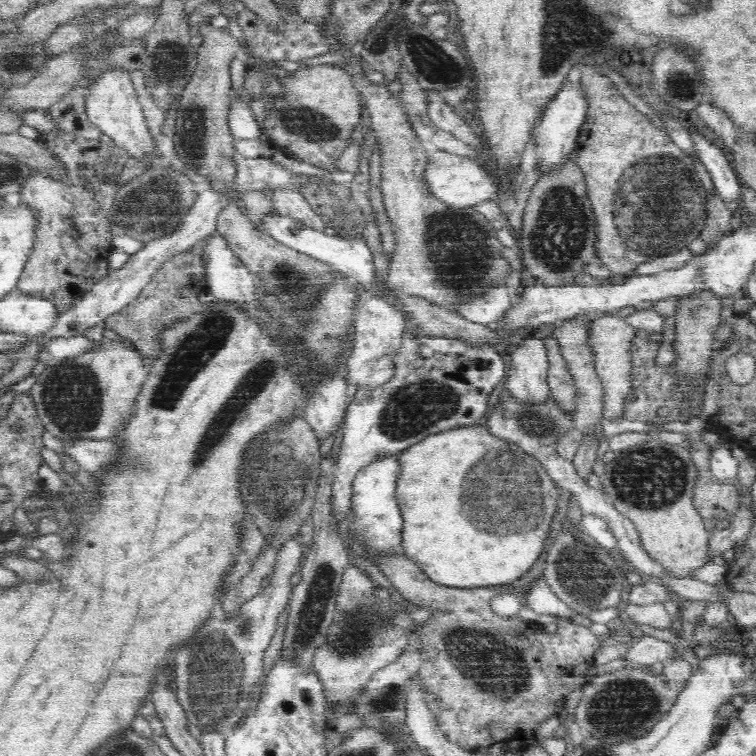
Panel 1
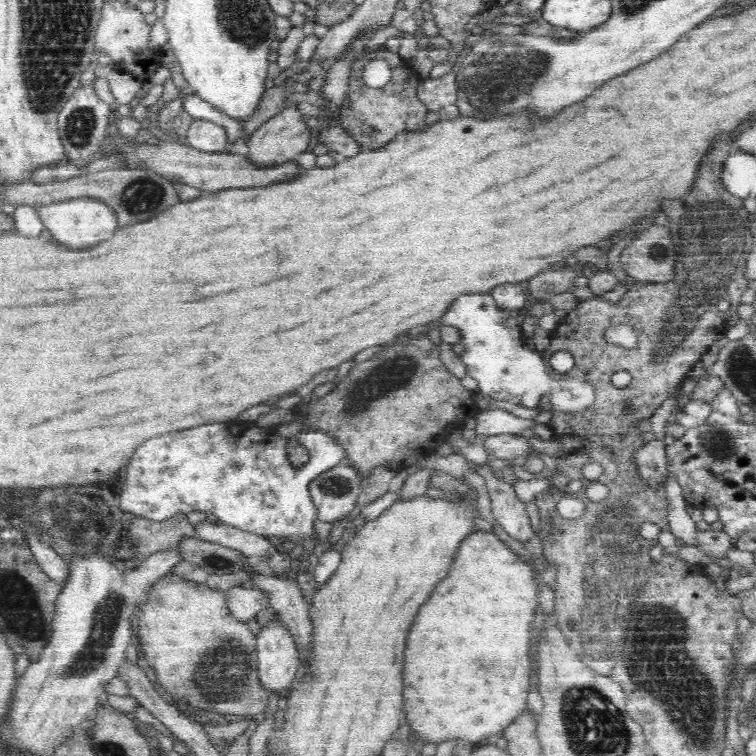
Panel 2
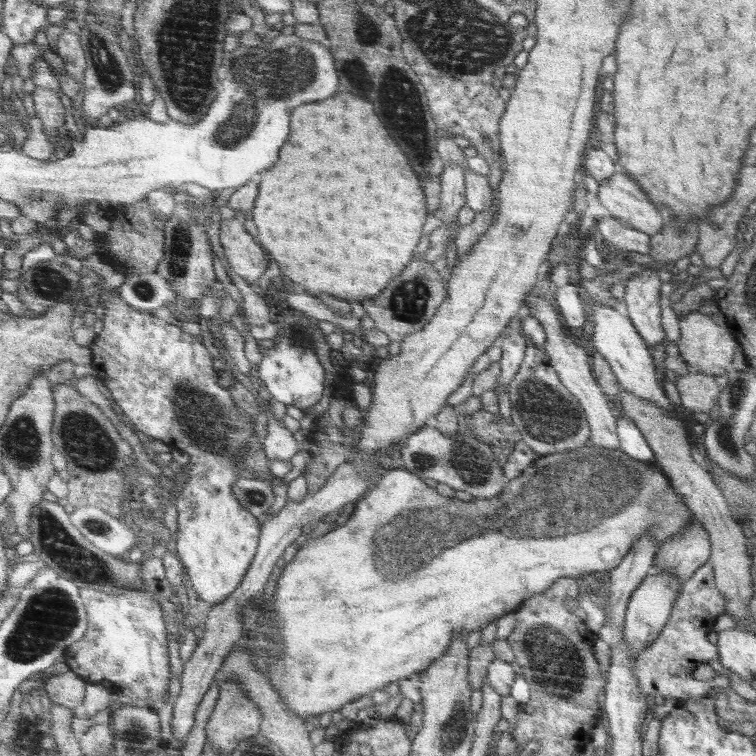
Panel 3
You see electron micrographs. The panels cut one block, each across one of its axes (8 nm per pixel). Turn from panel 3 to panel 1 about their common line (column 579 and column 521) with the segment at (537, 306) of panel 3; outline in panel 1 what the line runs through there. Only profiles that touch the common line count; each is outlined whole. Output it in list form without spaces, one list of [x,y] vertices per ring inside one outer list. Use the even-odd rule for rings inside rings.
[[[540,338],[523,339],[519,346],[511,348],[510,369],[505,389],[521,404],[544,404],[550,396],[547,385],[548,355]]]

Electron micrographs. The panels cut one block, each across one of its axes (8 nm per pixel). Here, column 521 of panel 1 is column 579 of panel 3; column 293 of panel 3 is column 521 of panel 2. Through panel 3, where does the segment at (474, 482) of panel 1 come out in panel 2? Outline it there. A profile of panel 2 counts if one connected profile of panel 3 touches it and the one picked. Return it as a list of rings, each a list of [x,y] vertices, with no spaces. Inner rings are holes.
[[[472,532],[468,538],[462,540],[462,544],[458,546],[453,560],[454,562],[452,562],[452,566],[448,570],[448,576],[436,584],[436,588],[430,594],[428,602],[420,608],[416,620],[412,622],[412,628],[410,628],[410,634],[408,634],[406,652],[404,652],[403,700],[405,705],[405,721],[414,732],[418,744],[434,742],[434,744],[438,745],[440,742],[446,742],[446,740],[466,740],[466,742],[478,745],[484,741],[496,738],[497,735],[502,733],[504,728],[510,726],[513,720],[527,708],[526,701],[528,700],[528,692],[531,686],[530,674],[532,672],[530,630],[533,628],[534,610],[536,610],[539,604],[536,591],[538,583],[534,579],[534,573],[530,565],[522,557],[514,554],[506,546],[506,543],[491,532]]]

